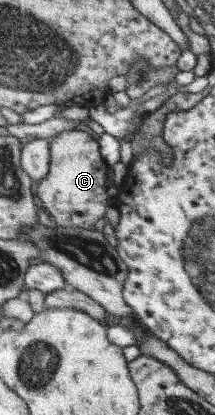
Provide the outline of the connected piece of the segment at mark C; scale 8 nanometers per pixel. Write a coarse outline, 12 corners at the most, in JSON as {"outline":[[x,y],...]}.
{"outline":[[59,133],[37,183],[57,225],[93,228],[111,166],[94,134]]}

